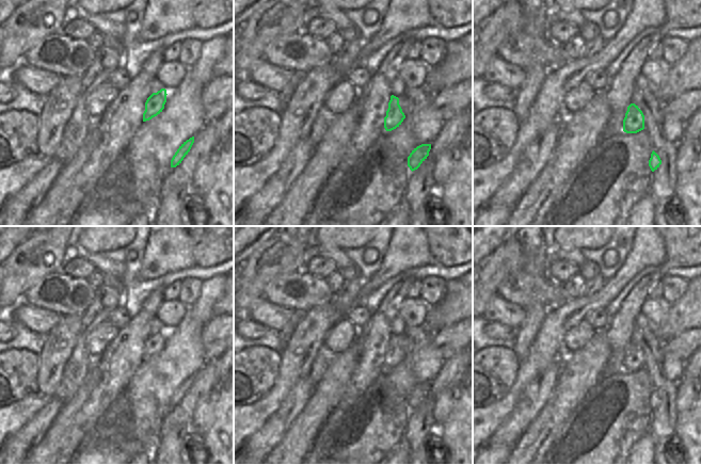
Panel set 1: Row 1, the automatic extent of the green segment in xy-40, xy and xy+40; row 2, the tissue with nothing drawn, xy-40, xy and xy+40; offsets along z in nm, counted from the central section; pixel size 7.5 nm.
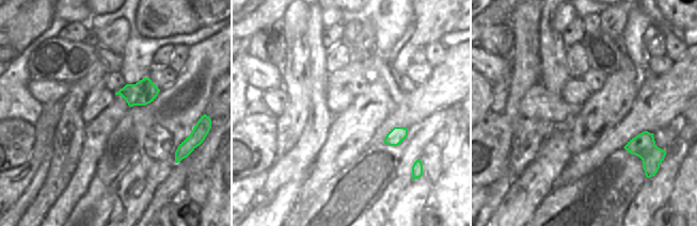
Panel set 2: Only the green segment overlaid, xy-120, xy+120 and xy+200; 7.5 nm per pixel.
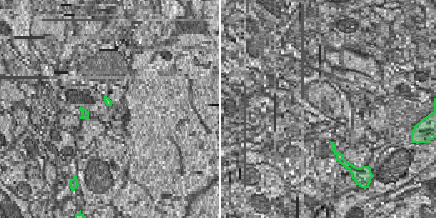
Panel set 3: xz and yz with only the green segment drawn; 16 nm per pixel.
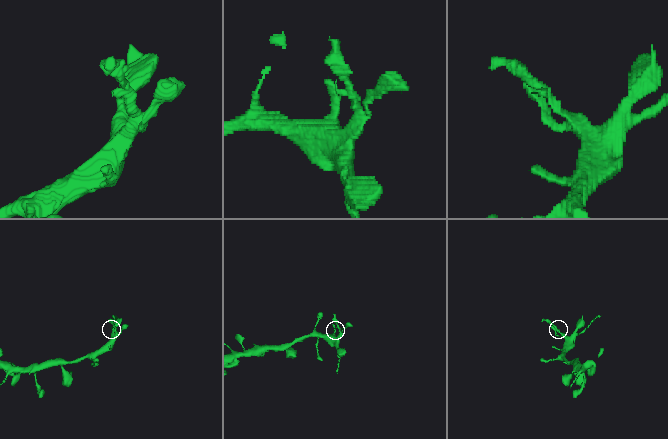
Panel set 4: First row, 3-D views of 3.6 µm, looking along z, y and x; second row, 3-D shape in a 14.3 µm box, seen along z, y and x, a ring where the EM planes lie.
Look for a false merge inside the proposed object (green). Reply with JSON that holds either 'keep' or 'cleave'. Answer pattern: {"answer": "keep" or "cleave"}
{"answer": "cleave"}

